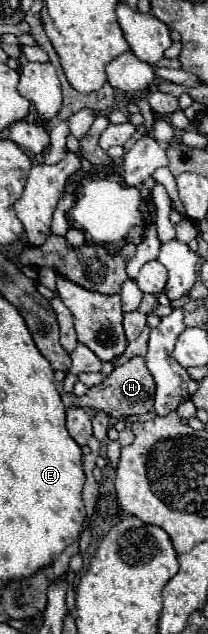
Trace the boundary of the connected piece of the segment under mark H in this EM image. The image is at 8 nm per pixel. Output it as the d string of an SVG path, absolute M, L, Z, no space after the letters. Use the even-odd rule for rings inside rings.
M133 357L127 363L113 369L113 373L101 383L91 387L83 397L75 399L77 407L91 407L95 411L105 411L109 417L129 417L129 415L145 415L153 409L153 395L155 395L155 381L145 365L143 357Z

